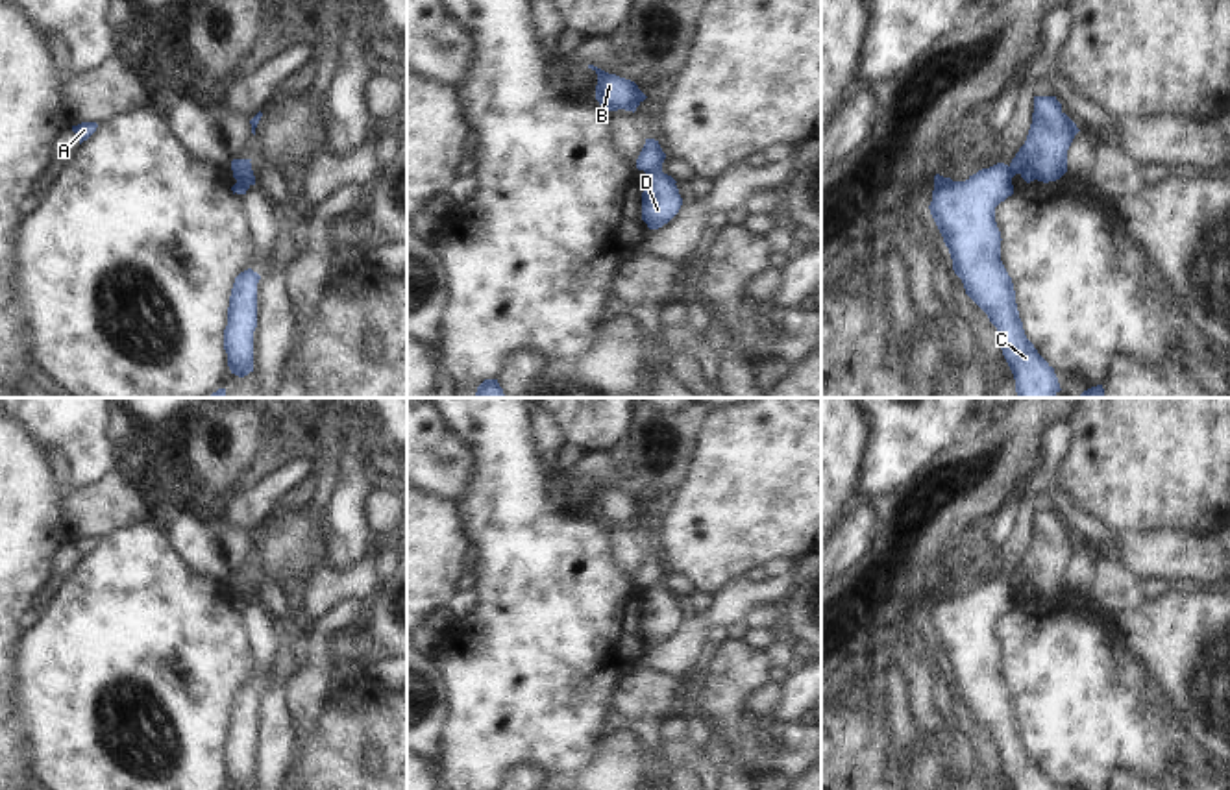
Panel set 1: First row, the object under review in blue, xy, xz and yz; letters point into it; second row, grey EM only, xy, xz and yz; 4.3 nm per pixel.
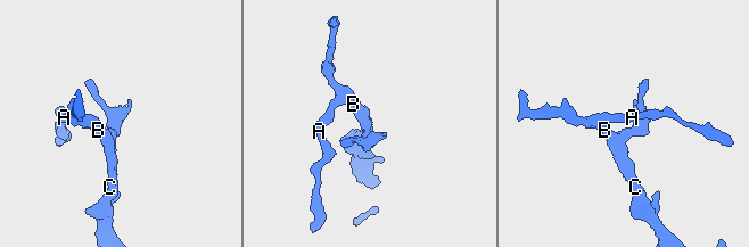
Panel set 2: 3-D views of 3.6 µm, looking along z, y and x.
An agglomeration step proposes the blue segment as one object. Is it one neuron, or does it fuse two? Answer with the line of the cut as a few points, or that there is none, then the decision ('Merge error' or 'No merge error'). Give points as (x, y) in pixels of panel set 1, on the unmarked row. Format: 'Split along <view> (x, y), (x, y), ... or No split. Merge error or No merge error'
Split along xz (661, 583), (648, 589). Merge error

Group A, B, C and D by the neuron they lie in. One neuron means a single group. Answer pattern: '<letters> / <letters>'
A B C / D

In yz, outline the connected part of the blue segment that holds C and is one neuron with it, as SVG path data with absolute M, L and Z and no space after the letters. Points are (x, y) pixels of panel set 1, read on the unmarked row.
M1004 577L982 583L966 596L936 588L929 623L966 709L997 742L1012 788L1056 790L1025 749L1014 697L1001 675L1002 653L995 636L995 622L1014 609L1012 592Z

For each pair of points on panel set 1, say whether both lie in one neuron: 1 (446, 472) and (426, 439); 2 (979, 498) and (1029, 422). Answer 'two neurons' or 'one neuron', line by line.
1: one neuron
2: one neuron

